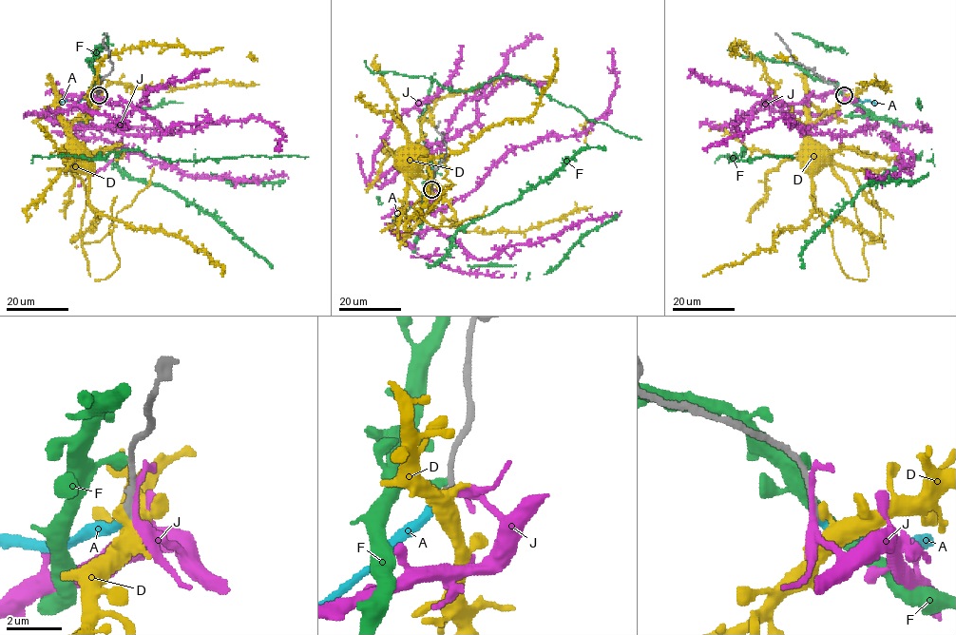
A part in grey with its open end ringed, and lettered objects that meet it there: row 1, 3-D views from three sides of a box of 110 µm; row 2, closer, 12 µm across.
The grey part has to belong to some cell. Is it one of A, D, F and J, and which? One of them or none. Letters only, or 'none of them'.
none of them

